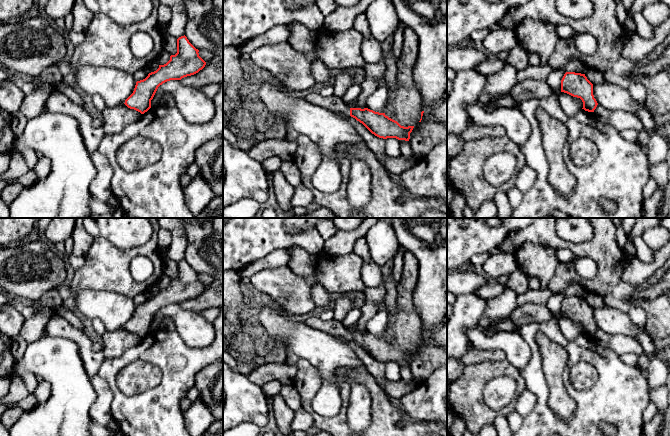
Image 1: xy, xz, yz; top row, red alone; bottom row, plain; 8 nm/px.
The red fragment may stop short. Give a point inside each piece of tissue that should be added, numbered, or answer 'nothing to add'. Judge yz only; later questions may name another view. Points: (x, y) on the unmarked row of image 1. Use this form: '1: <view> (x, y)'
nothing to add

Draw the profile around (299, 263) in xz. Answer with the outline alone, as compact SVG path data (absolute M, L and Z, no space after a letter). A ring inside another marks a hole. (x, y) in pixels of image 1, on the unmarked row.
M295 246L289 249L291 258L287 266L298 276L308 278L315 274L315 268L310 263L311 255L303 248Z

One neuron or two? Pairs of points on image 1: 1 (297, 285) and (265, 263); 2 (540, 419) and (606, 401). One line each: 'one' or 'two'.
1: two
2: one

